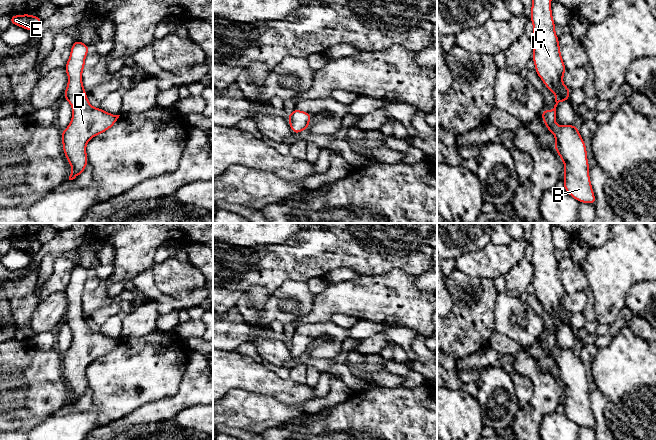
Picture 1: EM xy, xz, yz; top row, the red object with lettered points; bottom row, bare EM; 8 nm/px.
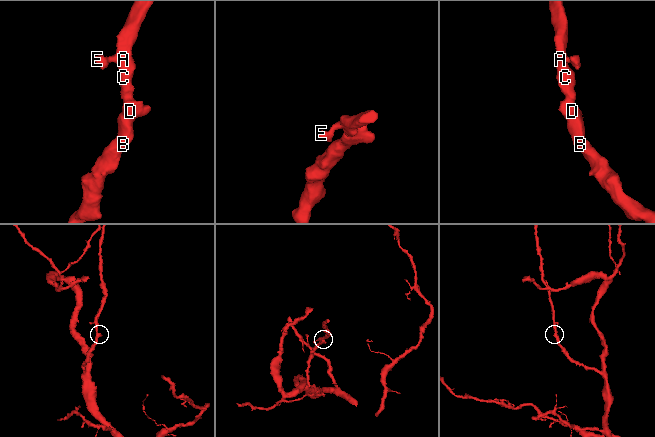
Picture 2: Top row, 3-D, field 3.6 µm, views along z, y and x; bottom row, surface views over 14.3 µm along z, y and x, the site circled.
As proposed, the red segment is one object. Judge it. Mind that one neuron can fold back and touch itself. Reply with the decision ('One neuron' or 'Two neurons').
One neuron

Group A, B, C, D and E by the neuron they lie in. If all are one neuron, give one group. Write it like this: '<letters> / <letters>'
A B C D E

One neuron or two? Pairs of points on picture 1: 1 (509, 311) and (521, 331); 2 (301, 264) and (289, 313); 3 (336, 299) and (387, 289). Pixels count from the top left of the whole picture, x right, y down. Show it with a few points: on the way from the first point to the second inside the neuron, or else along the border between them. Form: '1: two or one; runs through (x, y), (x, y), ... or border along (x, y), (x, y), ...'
1: one; runs through (513, 316), (521, 326)
2: two; border along (306, 281), (288, 279), (275, 290)
3: one; runs through (349, 297), (374, 297)

